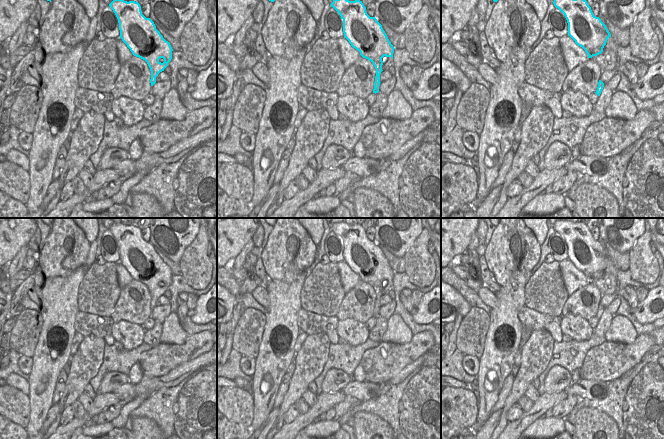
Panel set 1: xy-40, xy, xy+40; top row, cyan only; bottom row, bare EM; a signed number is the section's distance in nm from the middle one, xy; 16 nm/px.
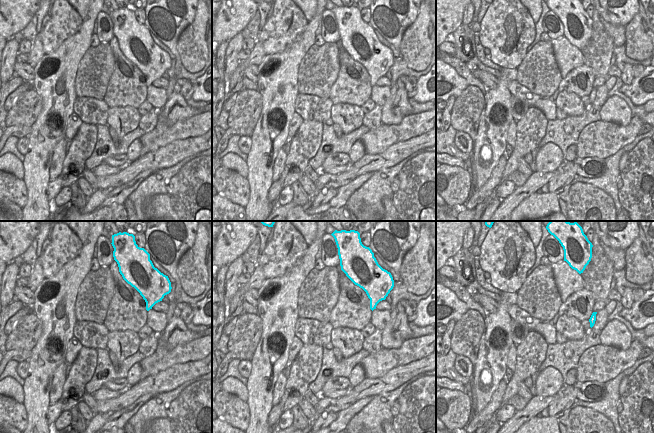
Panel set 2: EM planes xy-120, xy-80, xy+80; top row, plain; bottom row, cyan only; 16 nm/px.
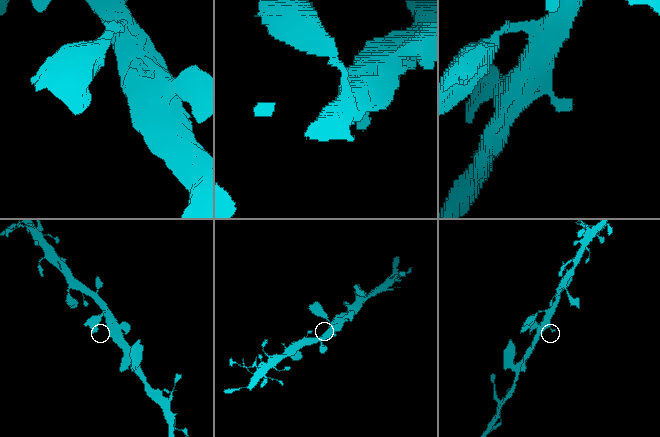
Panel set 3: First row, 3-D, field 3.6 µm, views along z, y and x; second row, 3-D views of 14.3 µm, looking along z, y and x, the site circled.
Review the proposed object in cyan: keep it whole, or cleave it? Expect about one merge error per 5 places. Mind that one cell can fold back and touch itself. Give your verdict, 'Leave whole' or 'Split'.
Leave whole.

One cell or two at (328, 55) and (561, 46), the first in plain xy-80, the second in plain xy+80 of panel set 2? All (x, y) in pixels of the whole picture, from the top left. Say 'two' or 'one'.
two

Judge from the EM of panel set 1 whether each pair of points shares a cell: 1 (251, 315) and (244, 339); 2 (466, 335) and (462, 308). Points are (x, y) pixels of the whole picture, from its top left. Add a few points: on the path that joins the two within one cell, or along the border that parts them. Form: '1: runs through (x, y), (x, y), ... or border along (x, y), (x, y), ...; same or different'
1: runs through (251, 321), (248, 333); same
2: border along (472, 307), (463, 317); different

